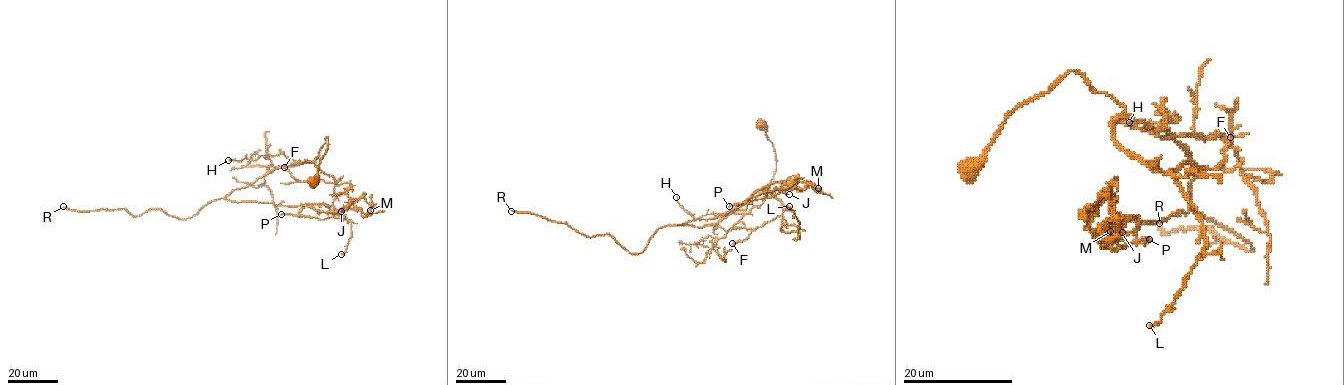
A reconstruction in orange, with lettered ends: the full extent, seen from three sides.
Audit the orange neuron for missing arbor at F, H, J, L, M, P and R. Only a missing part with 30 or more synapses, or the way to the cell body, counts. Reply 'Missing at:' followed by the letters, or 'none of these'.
Missing at: R

